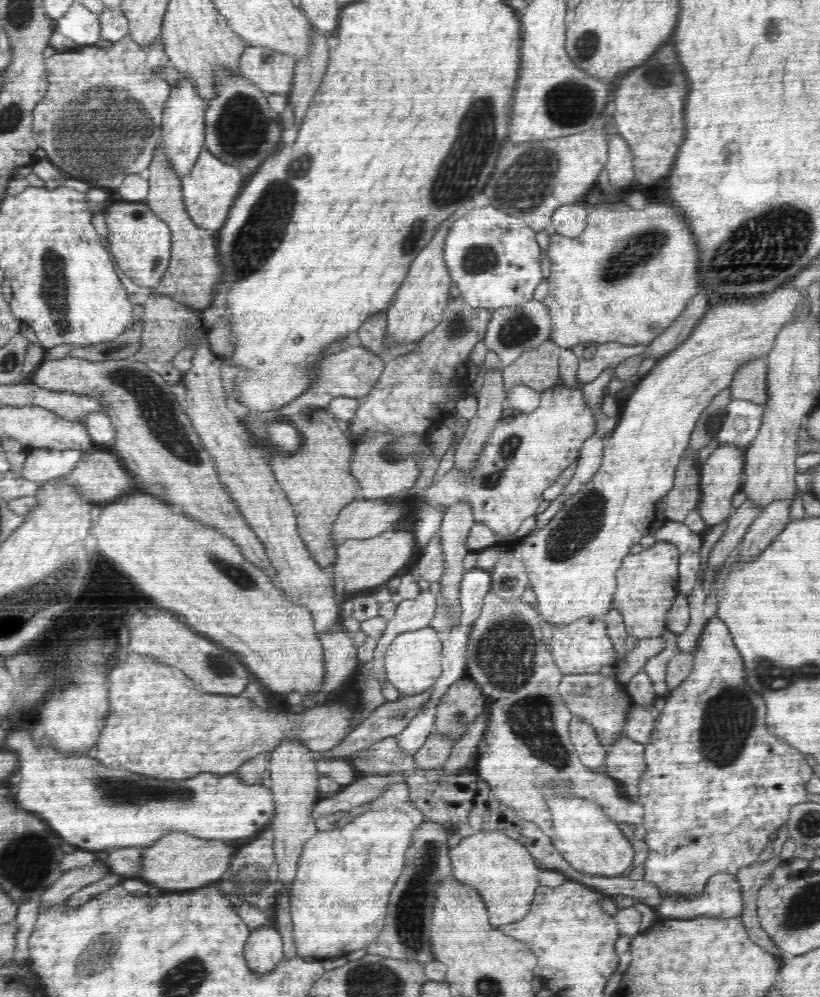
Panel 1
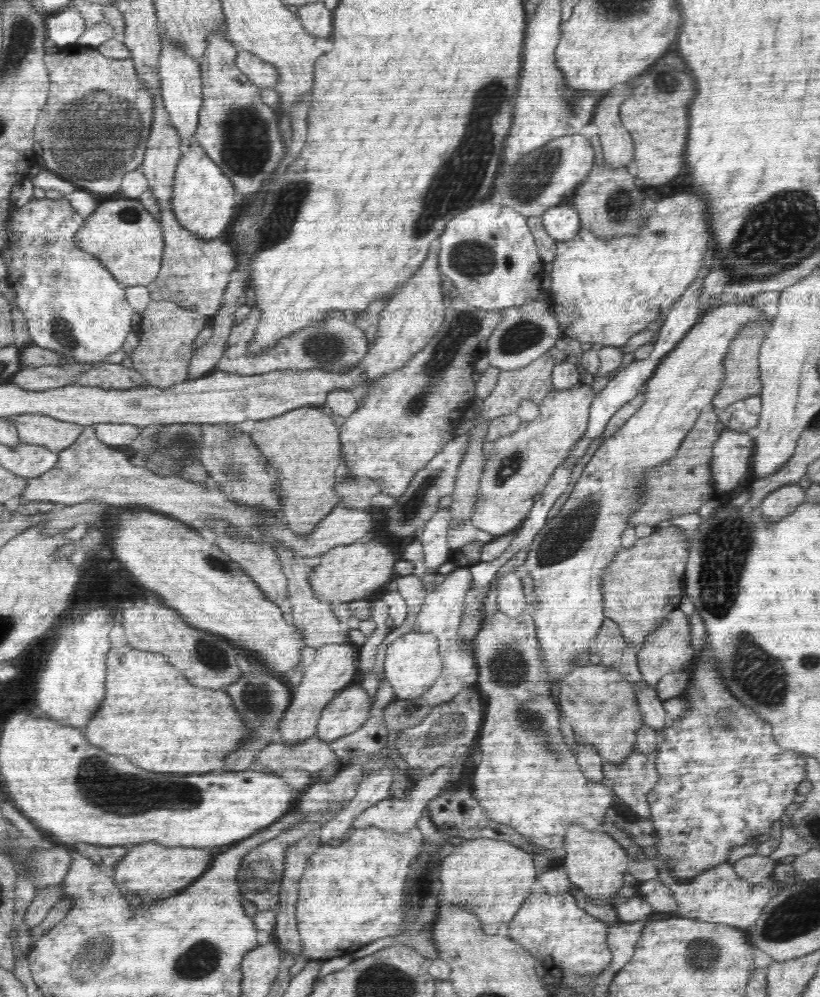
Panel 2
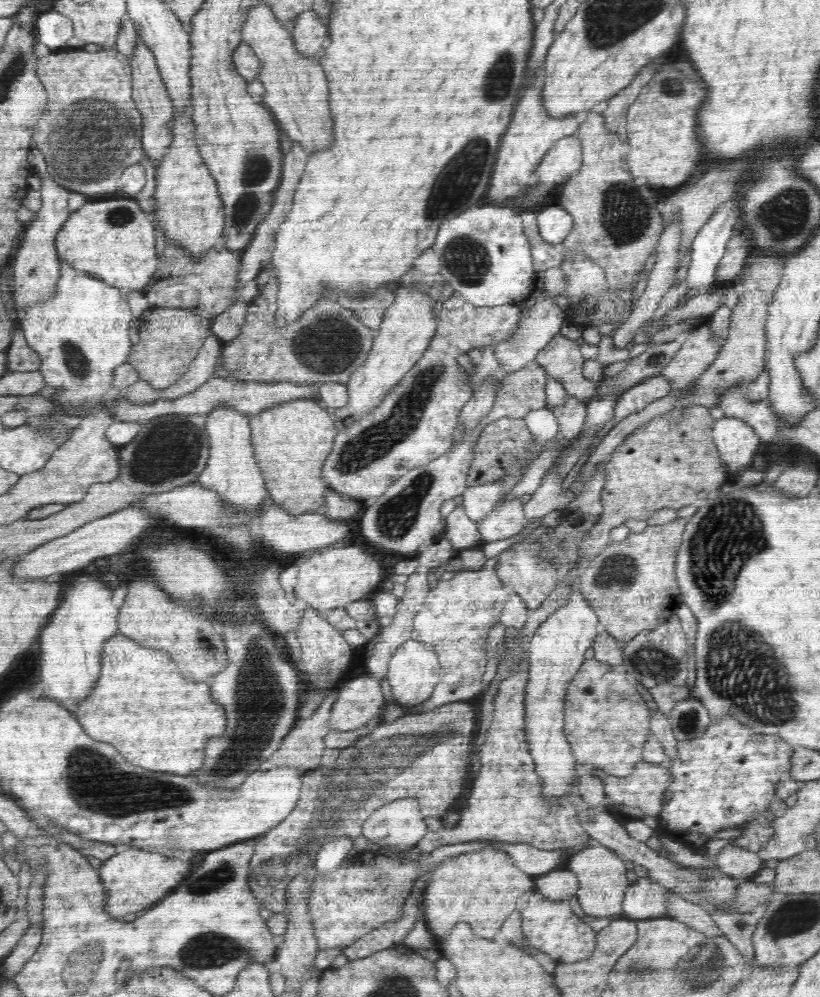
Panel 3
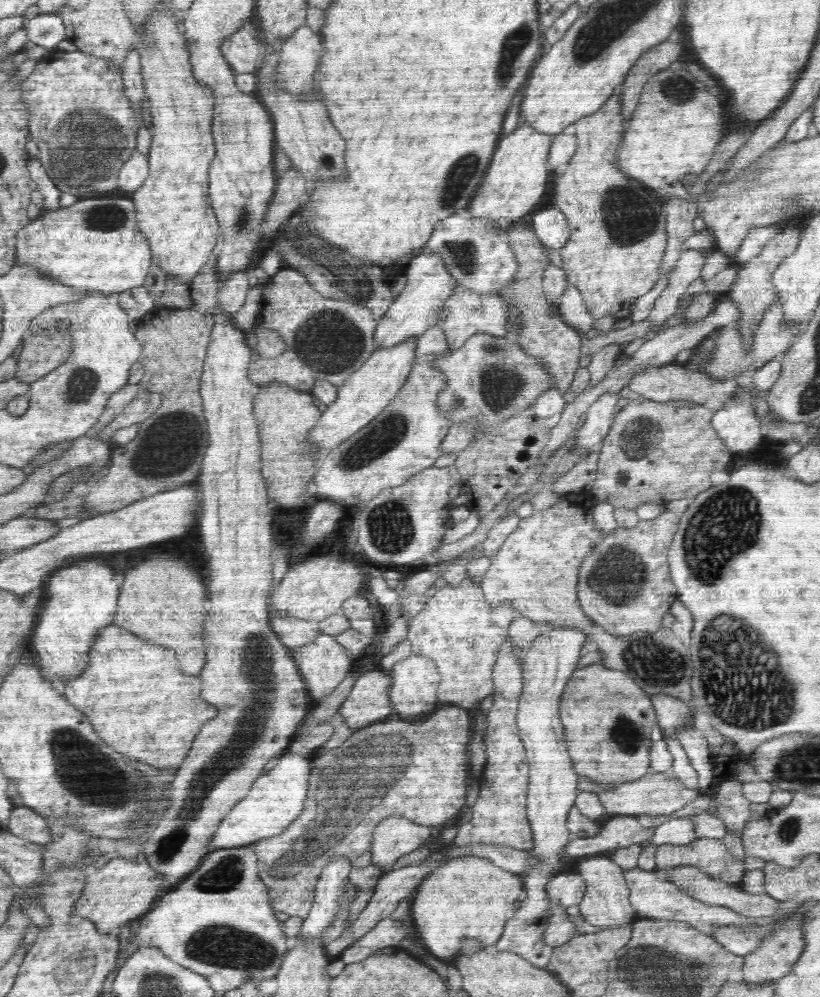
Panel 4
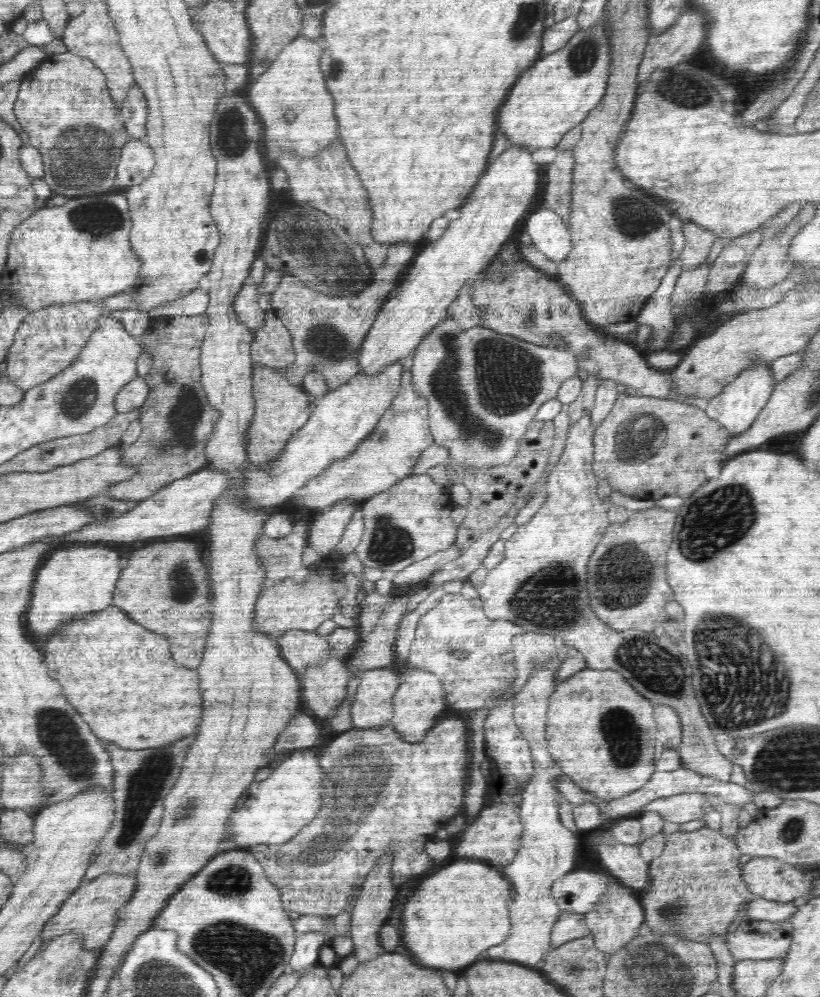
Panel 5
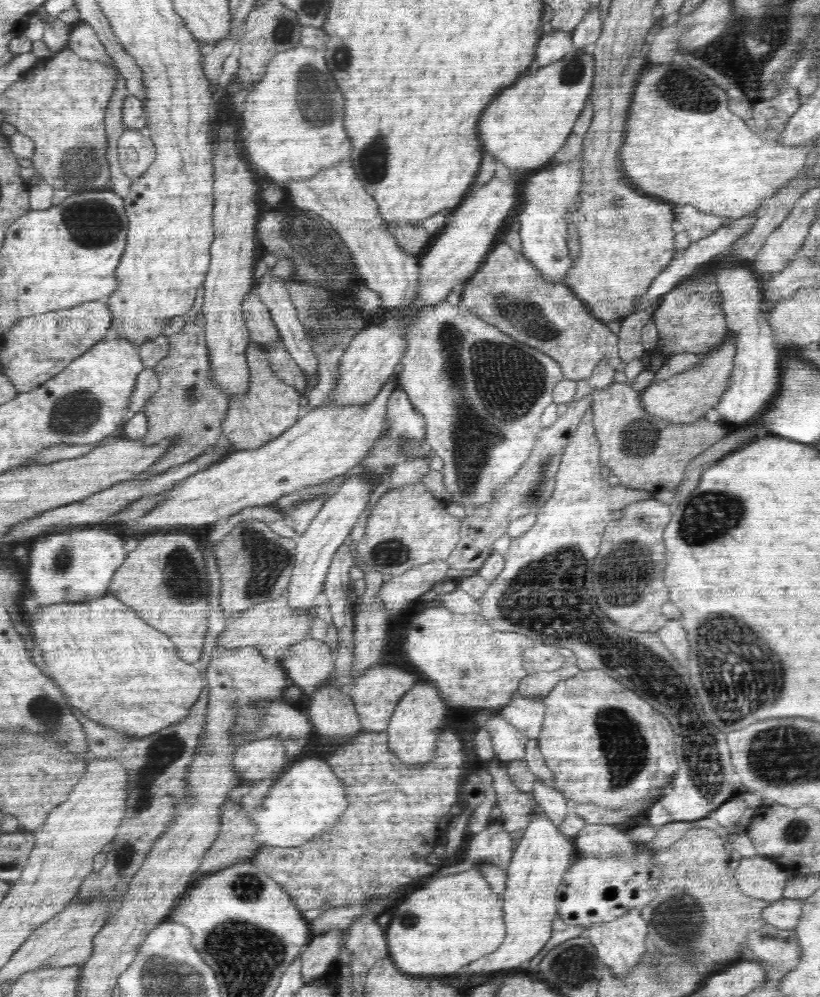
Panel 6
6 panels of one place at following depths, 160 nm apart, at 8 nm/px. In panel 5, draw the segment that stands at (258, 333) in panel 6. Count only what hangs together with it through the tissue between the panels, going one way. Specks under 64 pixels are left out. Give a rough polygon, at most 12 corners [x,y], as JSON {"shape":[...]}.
{"shape":[[249,277],[232,302],[252,331],[264,326],[257,285]]}

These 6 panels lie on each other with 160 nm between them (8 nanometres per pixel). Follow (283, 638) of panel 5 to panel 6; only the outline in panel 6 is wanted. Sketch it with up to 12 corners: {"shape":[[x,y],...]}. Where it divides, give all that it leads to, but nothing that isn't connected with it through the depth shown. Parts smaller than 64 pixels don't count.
{"shape":[[305,638],[280,664],[309,692],[331,680],[334,658],[323,640]]}

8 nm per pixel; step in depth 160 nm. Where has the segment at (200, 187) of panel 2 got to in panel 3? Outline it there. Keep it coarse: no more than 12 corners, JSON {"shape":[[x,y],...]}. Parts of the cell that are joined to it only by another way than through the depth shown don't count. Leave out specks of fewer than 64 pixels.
{"shape":[[192,110],[176,112],[158,163],[155,219],[200,260],[225,214]]}

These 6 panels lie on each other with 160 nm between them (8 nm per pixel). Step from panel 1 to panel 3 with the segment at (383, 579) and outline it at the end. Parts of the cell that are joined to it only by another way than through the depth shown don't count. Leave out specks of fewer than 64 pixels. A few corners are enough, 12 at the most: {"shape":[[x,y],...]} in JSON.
{"shape":[[348,542],[298,562],[299,607],[320,615],[366,598],[384,566]]}

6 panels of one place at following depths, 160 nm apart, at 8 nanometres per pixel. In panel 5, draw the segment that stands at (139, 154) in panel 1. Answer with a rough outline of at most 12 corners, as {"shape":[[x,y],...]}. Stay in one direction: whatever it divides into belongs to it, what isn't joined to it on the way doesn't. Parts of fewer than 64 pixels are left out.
{"shape":[[48,55],[14,115],[52,194],[116,190],[129,137],[90,59]]}

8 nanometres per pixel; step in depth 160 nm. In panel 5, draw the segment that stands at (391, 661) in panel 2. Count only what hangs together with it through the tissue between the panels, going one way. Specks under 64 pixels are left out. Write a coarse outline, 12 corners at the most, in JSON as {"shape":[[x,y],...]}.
{"shape":[[409,666],[388,724],[420,742],[446,710],[438,675]]}

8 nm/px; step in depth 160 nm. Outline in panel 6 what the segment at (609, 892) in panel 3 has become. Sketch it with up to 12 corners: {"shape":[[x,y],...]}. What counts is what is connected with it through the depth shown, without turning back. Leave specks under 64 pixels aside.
{"shape":[[640,909],[596,924],[588,938],[606,968],[624,978],[646,952]]}

